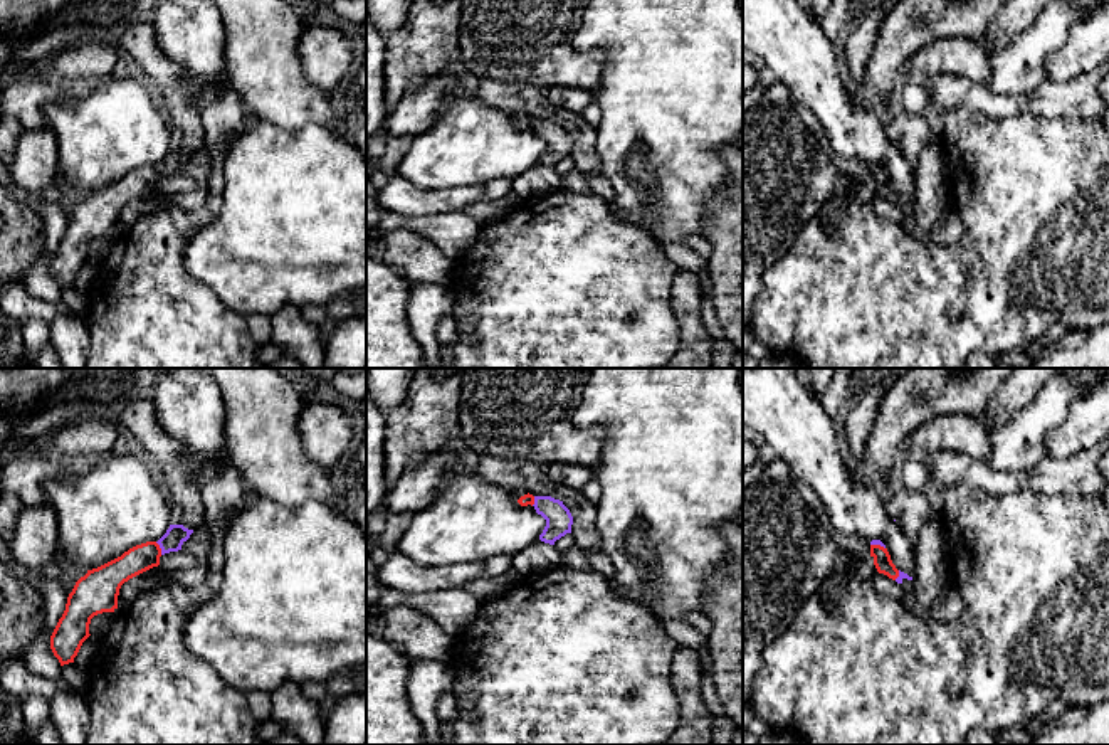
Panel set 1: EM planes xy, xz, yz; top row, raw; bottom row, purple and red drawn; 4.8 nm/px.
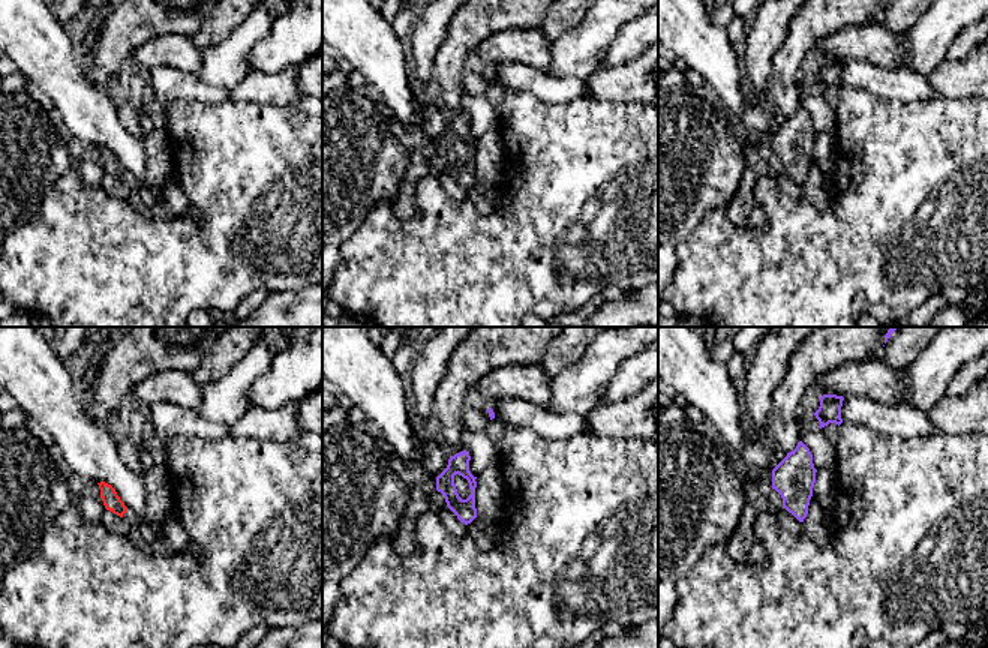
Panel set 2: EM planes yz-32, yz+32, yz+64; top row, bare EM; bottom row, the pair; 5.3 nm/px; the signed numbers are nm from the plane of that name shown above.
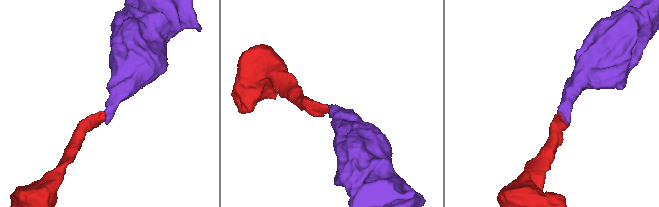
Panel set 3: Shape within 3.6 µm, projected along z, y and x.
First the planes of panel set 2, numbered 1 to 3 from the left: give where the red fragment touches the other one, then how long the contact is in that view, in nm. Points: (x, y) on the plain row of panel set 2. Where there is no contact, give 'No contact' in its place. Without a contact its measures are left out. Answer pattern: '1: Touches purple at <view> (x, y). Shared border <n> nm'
1: No contact
2: No contact
3: No contact

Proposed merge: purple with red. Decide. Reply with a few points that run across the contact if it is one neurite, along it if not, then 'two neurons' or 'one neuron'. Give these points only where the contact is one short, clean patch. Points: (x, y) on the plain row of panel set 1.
line xy (172, 163), (160, 170), (147, 179); one neuron

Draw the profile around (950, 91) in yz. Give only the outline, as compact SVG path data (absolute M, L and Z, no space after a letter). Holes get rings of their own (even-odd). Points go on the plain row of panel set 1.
M939 74L928 79L929 99L944 111L961 108L975 109L991 119L1018 116L1030 94L1001 94L991 91L985 82L968 77Z

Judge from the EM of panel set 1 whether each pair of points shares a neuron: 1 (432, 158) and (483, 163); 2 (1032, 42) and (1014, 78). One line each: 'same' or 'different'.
1: same
2: same

